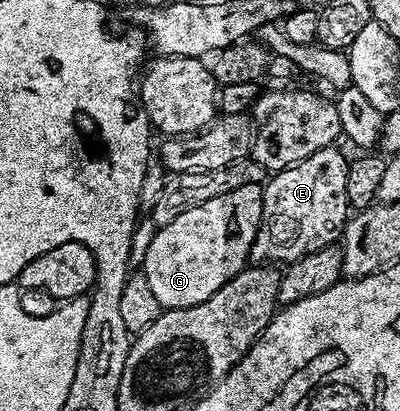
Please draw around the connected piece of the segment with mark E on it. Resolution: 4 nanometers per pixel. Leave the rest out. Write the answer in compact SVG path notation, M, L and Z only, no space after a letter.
M332 145L325 149L321 149L317 153L305 157L305 161L295 163L291 167L286 167L283 171L274 172L274 174L266 180L265 186L263 187L263 212L261 213L261 221L259 222L259 228L255 234L255 240L251 246L250 254L250 258L254 260L256 264L286 265L293 262L294 259L300 259L309 253L313 253L317 249L330 247L340 238L341 232L349 218L349 204L347 202L347 194L345 193L345 177L347 176L347 164L349 159L348 156L343 156L337 148L338 146Z

